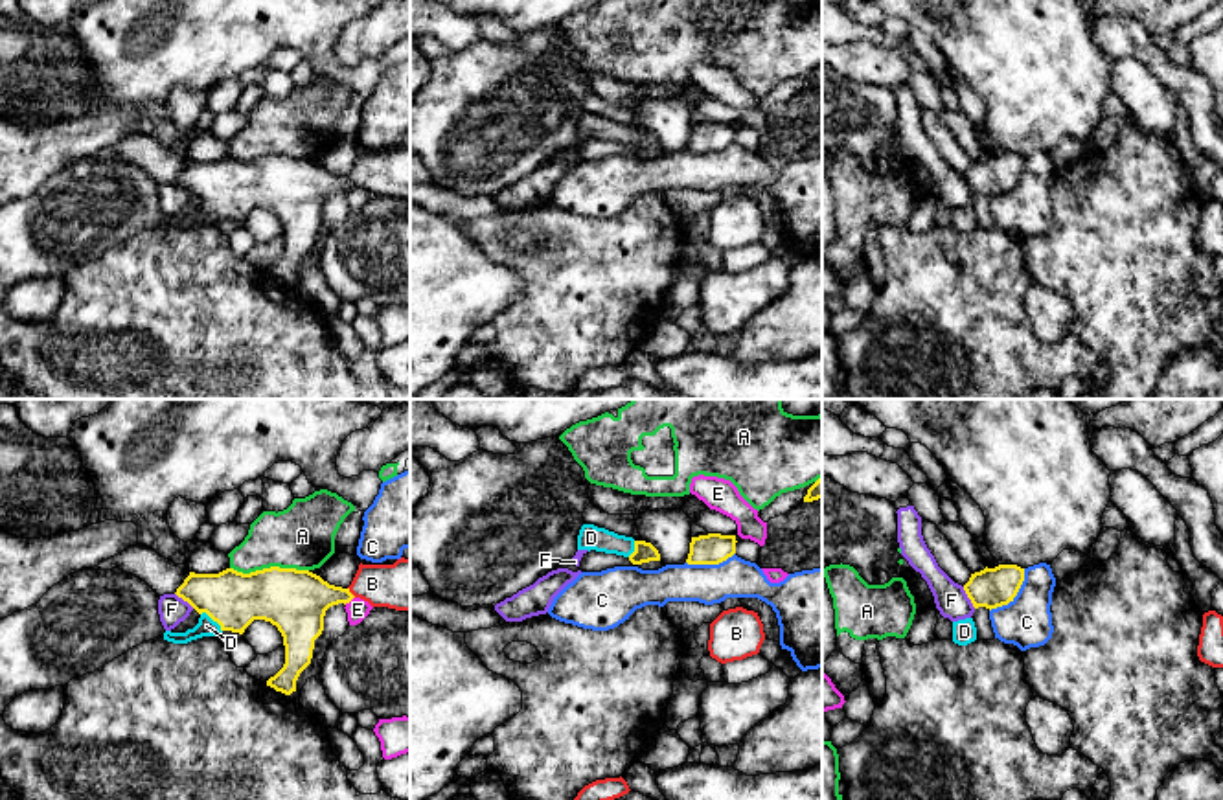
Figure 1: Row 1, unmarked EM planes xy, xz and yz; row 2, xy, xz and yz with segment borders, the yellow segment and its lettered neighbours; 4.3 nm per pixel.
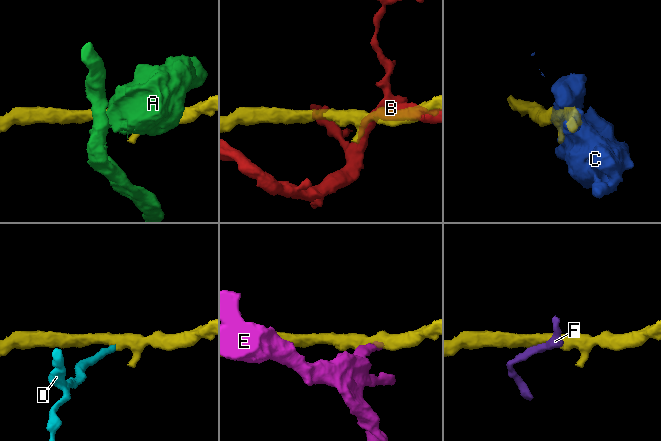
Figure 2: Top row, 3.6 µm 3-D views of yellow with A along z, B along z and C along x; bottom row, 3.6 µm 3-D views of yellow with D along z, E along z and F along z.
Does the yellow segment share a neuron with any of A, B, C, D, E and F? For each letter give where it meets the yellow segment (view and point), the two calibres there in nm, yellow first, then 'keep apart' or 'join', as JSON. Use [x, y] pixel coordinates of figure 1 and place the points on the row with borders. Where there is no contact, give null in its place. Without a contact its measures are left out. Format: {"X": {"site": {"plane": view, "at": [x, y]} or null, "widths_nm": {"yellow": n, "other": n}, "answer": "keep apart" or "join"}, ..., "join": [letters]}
{"A": {"site": {"plane": "xy", "at": [269, 569]}, "widths_nm": {"yellow": 280, "other": 280}, "answer": "keep apart"}, "B": {"site": {"plane": "xy", "at": [350, 593]}, "widths_nm": {"yellow": 280, "other": 220}, "answer": "keep apart"}, "C": {"site": {"plane": "yz", "at": [1016, 594]}, "widths_nm": {"yellow": 180, "other": 220}, "answer": "keep apart"}, "D": {"site": {"plane": "xy", "at": [214, 620]}, "widths_nm": {"yellow": 240, "other": 80}, "answer": "join"}, "E": {"site": {"plane": "xy", "at": [348, 602]}, "widths_nm": {"yellow": 280, "other": 100}, "answer": "keep apart"}, "F": {"site": {"plane": "yz", "at": [968, 596]}, "widths_nm": {"yellow": 180, "other": 140}, "answer": "keep apart"}, "join": ["D"]}

